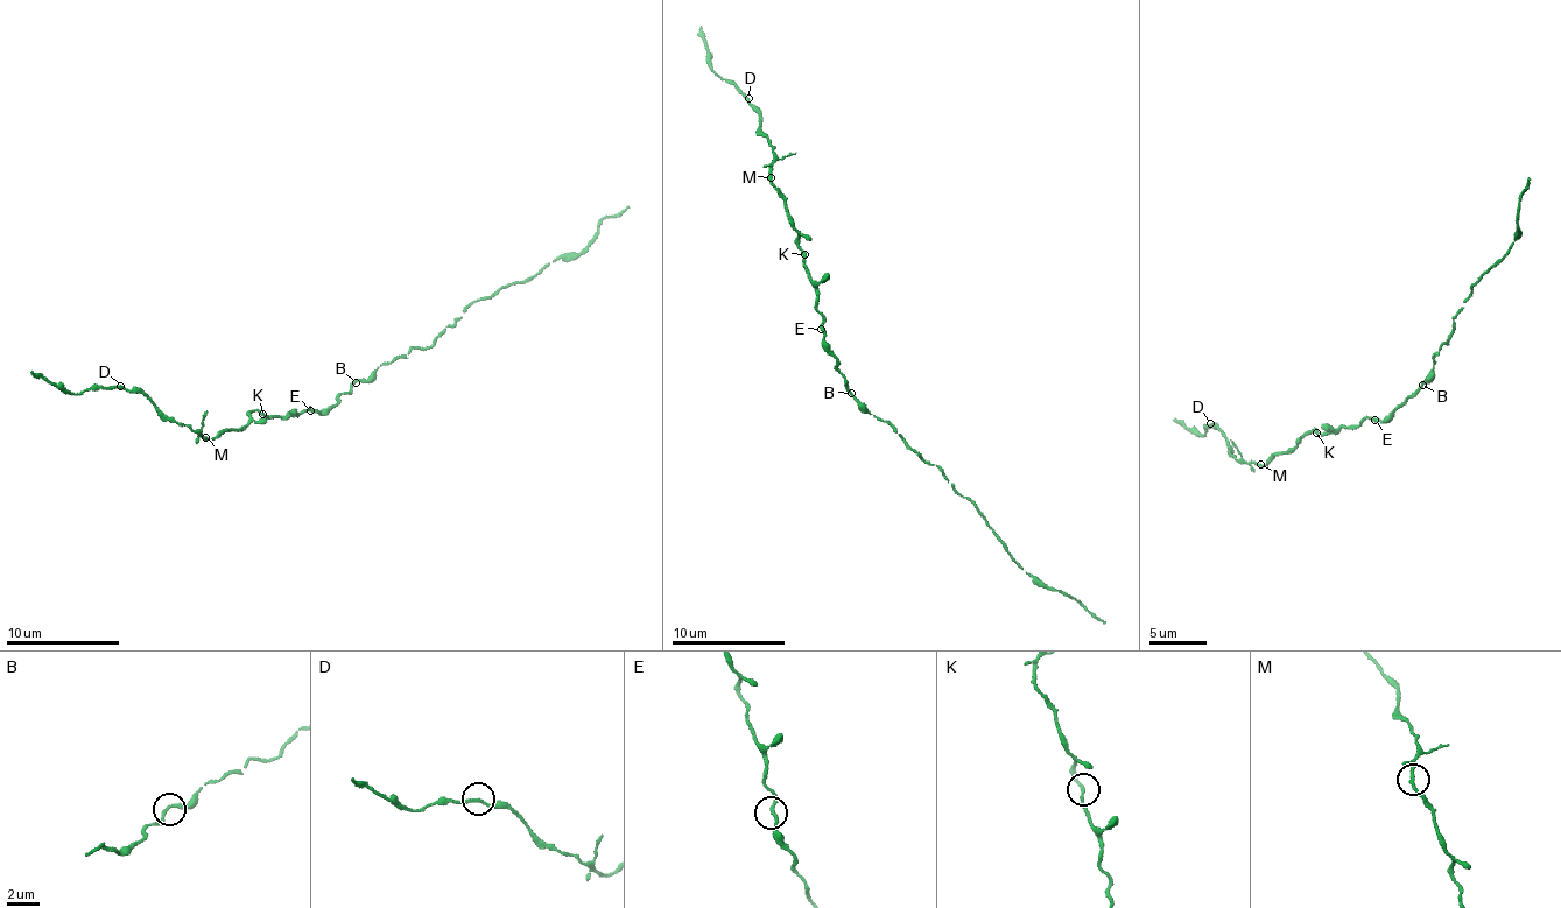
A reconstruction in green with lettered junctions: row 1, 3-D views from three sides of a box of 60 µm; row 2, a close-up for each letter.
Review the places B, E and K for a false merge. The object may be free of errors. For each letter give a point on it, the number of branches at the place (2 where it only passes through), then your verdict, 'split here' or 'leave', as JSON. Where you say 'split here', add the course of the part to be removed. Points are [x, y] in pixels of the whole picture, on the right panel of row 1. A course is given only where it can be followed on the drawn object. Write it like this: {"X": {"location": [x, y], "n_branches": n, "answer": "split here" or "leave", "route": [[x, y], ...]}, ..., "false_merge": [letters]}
{"B": {"location": [1422, 385], "n_branches": 2, "answer": "leave"}, "E": {"location": [1375, 420], "n_branches": 2, "answer": "leave"}, "K": {"location": [1316, 433], "n_branches": 2, "answer": "leave"}, "false_merge": []}

